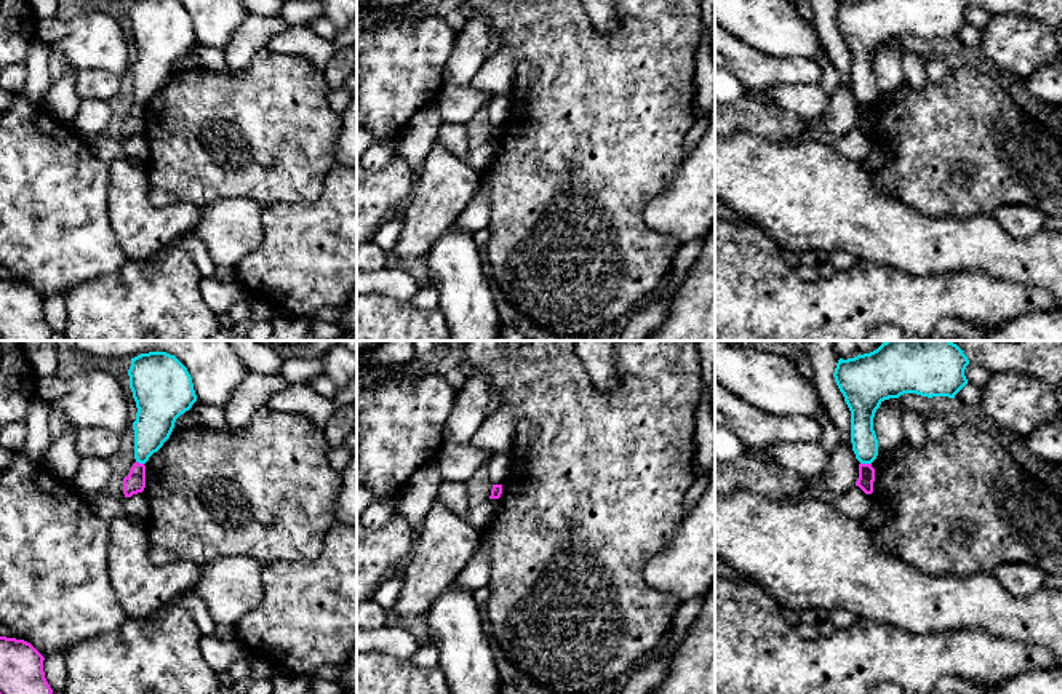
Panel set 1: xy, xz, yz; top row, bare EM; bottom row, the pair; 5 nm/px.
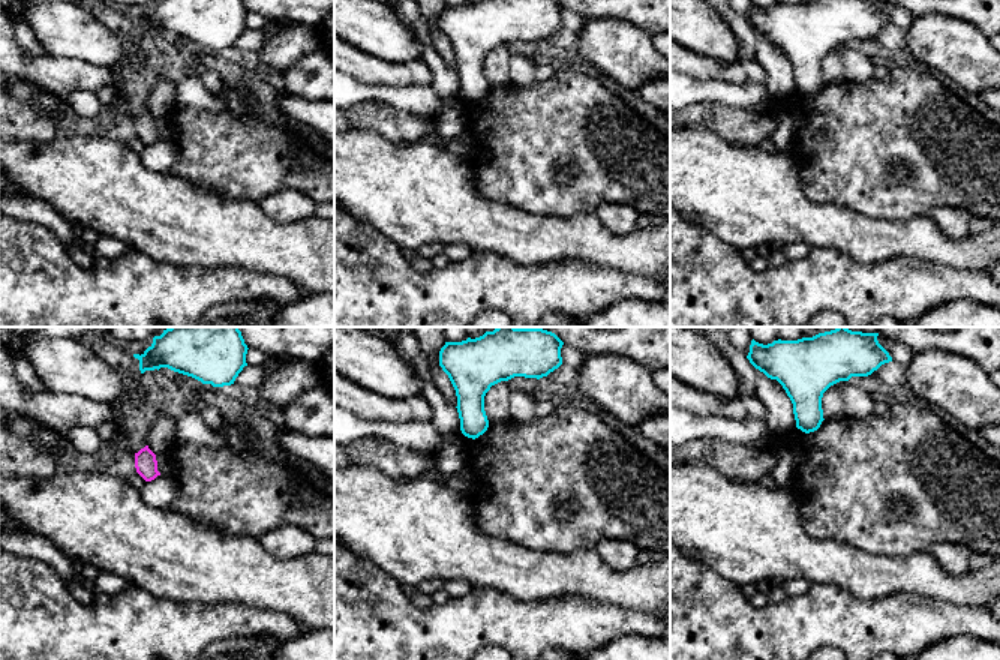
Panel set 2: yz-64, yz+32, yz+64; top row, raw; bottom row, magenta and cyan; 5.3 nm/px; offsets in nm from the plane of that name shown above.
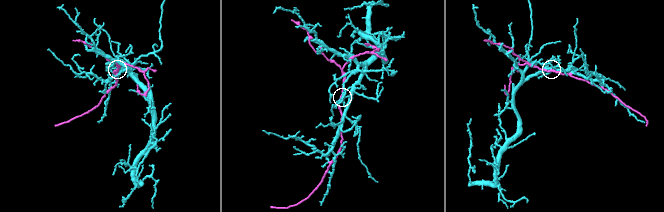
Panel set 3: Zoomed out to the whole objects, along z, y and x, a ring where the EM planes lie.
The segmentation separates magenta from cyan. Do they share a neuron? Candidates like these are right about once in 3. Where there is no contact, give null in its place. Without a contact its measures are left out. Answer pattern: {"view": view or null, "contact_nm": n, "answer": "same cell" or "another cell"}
{"view": "yz", "contact_nm": 60, "answer": "another cell"}

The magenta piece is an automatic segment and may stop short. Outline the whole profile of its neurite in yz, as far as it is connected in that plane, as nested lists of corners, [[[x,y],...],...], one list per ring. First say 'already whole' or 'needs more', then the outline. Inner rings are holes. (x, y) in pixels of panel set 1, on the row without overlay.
already whole | [[[859,106],[859,120],[856,128],[859,128],[865,136],[873,134],[873,123],[875,123],[875,110],[872,106]]]

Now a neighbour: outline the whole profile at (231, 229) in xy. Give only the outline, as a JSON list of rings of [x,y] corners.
[[[243,197],[216,201],[202,209],[192,233],[206,245],[216,265],[235,267],[264,238],[262,206]]]

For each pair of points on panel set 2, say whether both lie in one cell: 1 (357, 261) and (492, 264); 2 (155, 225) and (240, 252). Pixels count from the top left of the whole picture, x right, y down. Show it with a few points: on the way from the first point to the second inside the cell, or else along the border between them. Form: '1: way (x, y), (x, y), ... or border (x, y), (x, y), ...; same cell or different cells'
1: way (390, 284), (459, 284); same cell
2: way (176, 225), (219, 233); same cell

